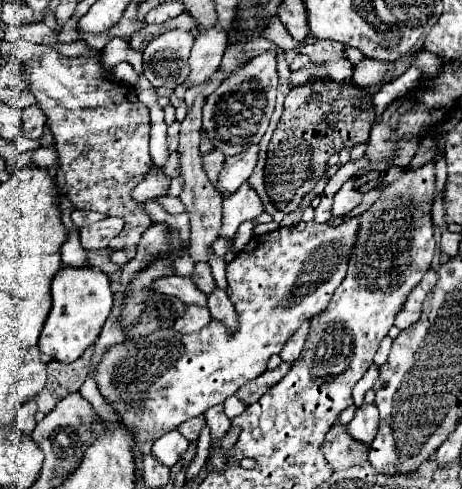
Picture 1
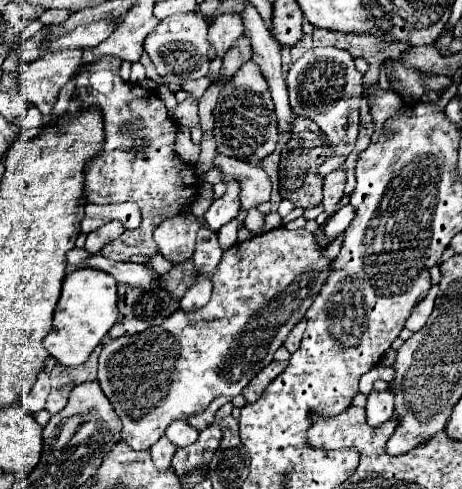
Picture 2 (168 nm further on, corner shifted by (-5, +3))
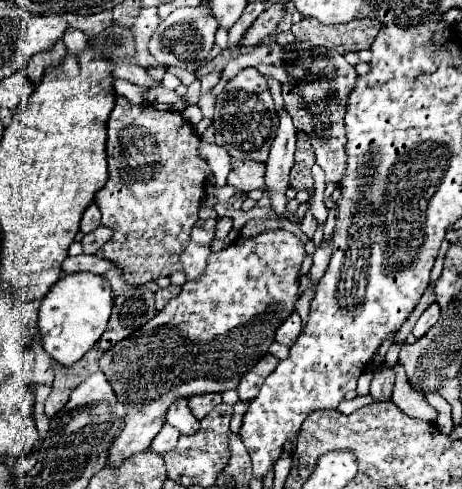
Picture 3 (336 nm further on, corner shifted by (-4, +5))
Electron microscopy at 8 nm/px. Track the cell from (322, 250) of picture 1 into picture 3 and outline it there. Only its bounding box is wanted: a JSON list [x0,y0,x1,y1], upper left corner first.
[99,230,305,468]

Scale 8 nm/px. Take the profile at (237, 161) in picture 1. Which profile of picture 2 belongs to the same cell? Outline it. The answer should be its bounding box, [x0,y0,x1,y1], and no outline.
[204,180,240,232]

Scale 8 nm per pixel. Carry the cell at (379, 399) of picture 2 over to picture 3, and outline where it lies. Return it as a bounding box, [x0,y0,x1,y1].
[371,366,395,402]

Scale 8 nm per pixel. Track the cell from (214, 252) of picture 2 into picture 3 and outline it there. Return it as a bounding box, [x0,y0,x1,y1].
[191,218,217,242]

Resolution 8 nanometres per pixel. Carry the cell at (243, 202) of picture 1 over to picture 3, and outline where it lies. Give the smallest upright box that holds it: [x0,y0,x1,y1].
[227,160,265,192]

